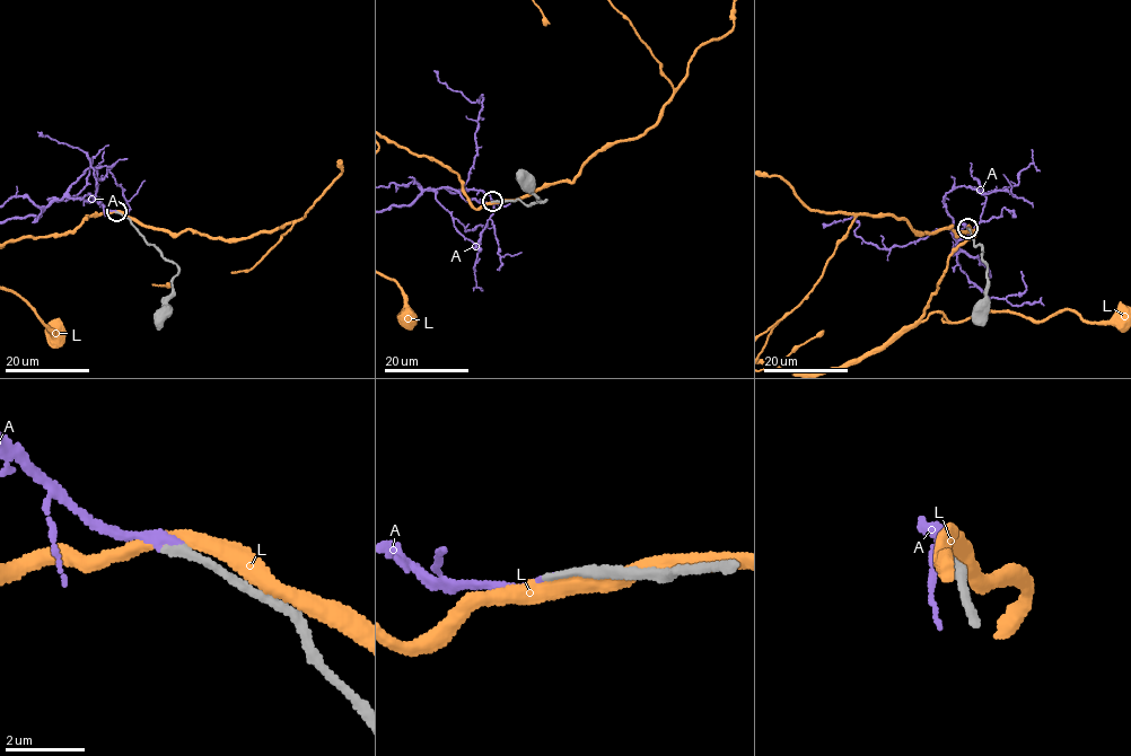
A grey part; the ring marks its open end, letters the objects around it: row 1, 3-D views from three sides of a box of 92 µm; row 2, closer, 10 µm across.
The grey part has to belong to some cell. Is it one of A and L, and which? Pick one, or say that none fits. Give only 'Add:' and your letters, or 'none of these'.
Add: A

